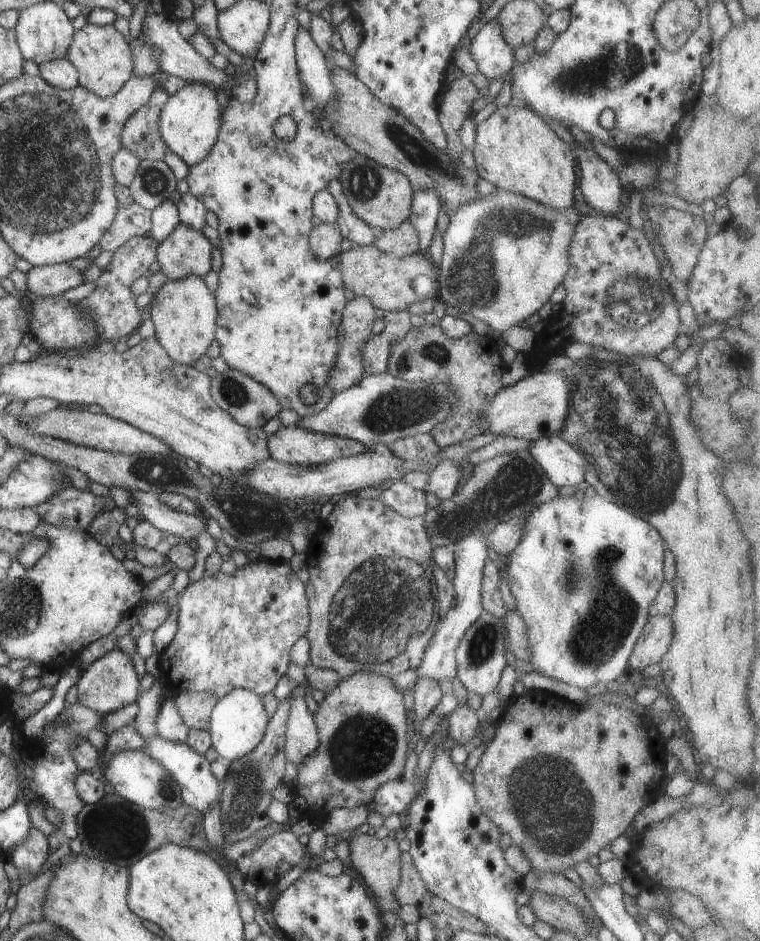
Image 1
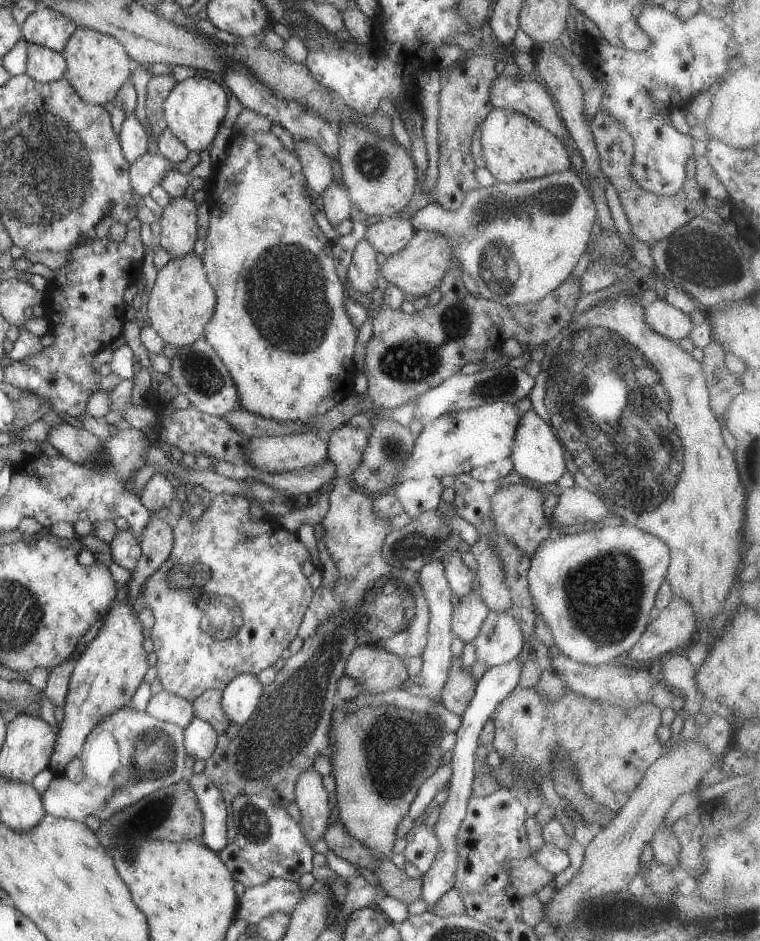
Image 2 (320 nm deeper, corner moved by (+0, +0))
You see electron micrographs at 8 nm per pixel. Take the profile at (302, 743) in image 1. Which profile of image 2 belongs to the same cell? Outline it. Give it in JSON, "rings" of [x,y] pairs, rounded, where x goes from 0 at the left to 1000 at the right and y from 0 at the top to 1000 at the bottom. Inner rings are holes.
{"rings":[[[411,814],[400,818],[387,835],[387,852],[395,864],[389,875],[409,899],[429,883],[434,863],[430,843],[422,834],[422,824],[412,819]]]}

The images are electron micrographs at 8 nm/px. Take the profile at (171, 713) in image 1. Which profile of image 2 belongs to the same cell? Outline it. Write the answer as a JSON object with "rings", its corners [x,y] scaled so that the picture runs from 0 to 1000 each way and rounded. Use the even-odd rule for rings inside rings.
{"rings":[[[214,733],[200,739],[189,756],[211,766],[232,769],[239,775],[254,762],[253,747]]]}

